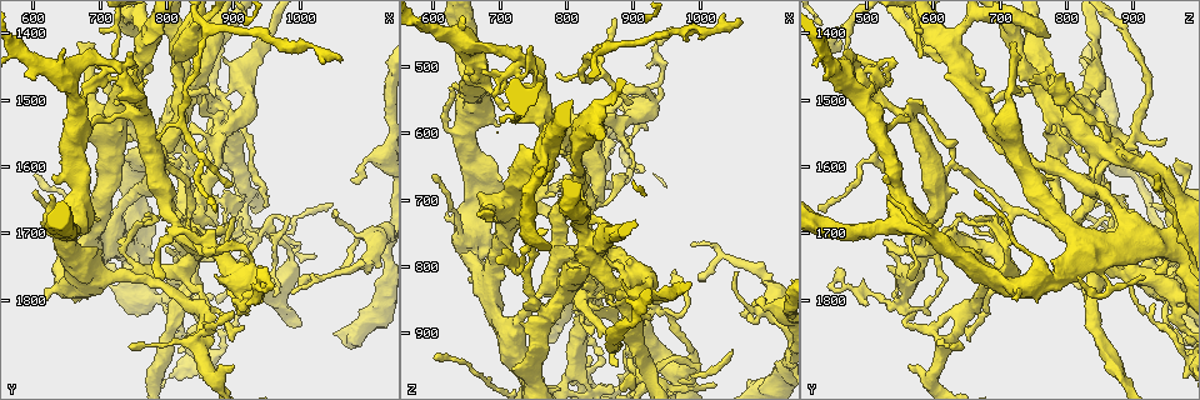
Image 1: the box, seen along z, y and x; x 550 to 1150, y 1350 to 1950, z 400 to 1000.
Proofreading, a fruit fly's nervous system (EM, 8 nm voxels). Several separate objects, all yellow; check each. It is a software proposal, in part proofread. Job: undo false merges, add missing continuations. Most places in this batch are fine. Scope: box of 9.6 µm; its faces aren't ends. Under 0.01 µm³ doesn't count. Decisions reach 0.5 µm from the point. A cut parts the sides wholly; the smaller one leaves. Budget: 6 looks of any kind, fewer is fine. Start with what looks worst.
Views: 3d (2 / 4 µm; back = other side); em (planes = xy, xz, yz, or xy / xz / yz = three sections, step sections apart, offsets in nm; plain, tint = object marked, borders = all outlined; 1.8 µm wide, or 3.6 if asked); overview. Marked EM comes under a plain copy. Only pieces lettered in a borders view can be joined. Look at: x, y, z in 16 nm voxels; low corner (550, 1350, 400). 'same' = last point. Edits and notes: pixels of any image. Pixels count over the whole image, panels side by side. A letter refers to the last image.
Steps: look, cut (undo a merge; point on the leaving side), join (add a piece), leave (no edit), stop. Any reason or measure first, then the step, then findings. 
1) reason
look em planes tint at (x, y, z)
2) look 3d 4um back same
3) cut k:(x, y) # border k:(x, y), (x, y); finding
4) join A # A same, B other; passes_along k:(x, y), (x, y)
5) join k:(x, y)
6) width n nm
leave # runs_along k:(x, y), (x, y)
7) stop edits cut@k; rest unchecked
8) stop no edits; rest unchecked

four or more arms meet
look em xy step 8 tint at (825, 1760, 880)

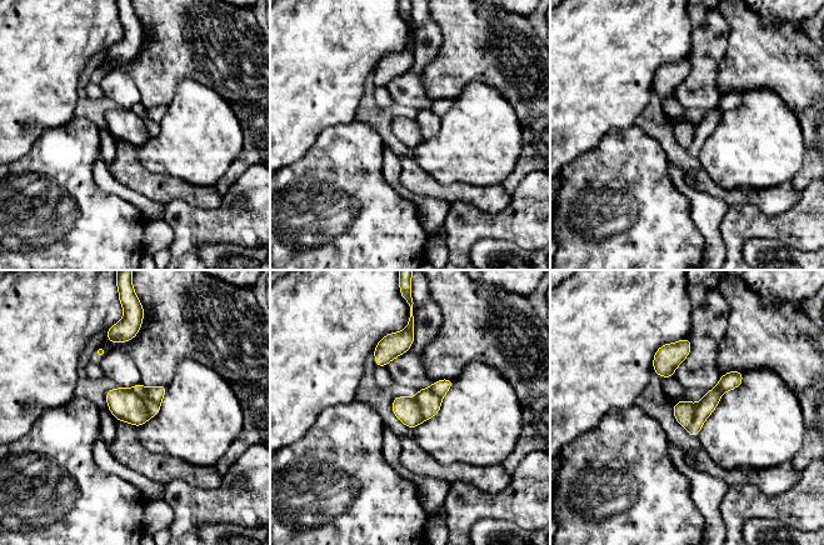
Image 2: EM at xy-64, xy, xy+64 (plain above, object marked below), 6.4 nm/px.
look em planes borders same

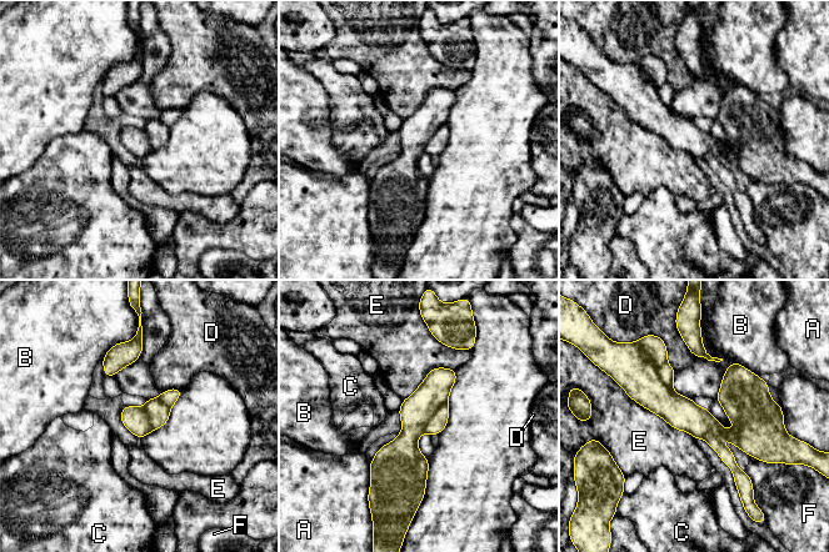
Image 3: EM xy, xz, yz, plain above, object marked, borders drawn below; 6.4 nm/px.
width 190 nm; longest_contact E 600 nm
leave # A other, B other, C other, D other, E other, F other; all the same neuron

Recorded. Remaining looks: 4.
sharp bend
look em 3.6um yz step 16 borders at (920, 1645, 950)

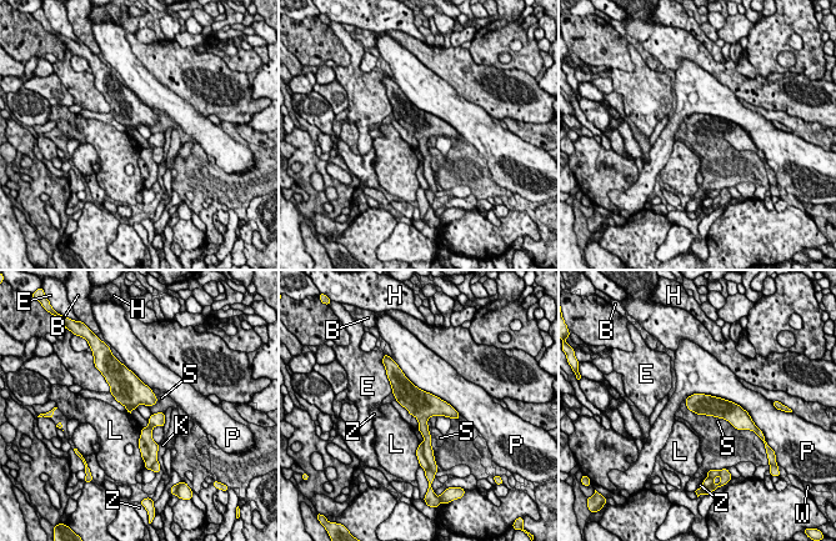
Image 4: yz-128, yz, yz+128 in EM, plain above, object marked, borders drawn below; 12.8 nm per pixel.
longest_contact P 950 nm
leave # B other, E other, H other, K other, L other, P other, S other, W other, Z other; runs_along 4:(403, 379), (422, 409), (426, 445); continuous, no second neuron

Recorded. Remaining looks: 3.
a fork
look em xz step 16 tint at (885, 1515, 840)

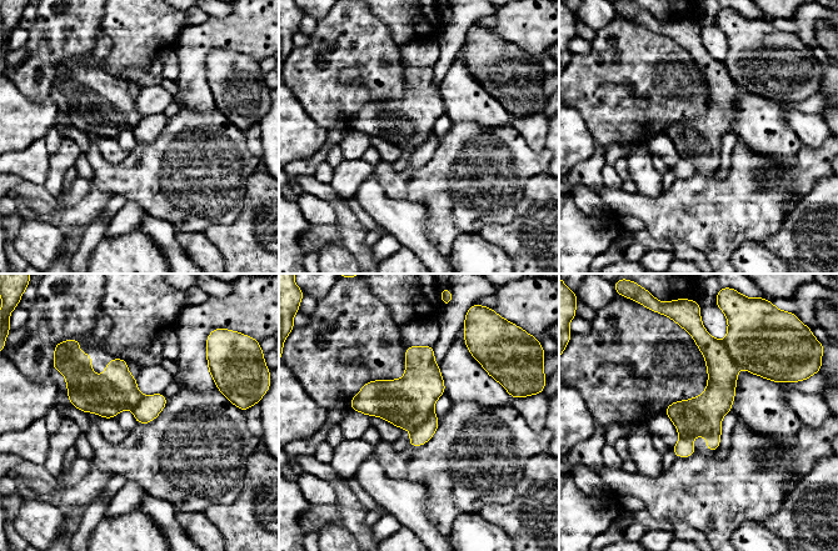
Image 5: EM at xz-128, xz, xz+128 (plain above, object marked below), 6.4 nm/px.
another direction
look em planes borders same

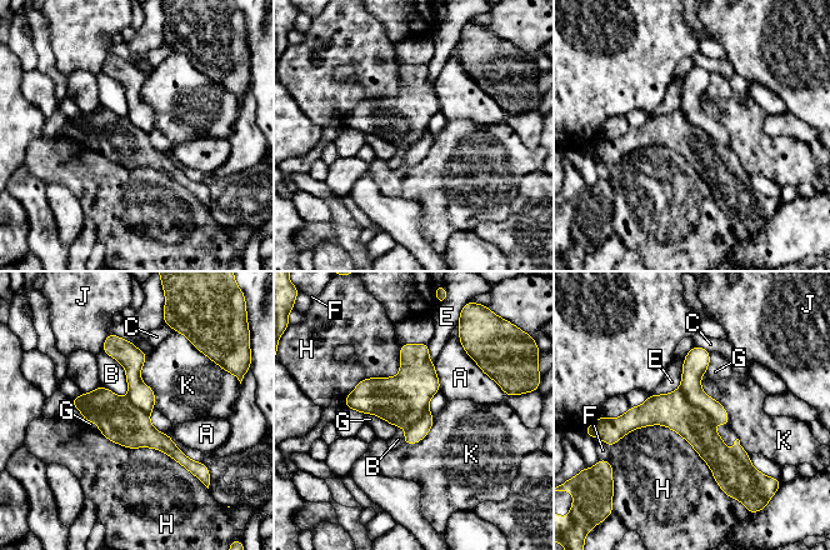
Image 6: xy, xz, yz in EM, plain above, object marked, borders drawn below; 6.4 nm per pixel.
width 300 nm
leave # A other, B other, C other, E other, F other, G other, H other, J other, K other; border 6:(101, 350), (125, 371), (124, 398); one neuron here

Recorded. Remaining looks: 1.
stop no edits; rest unchecked

